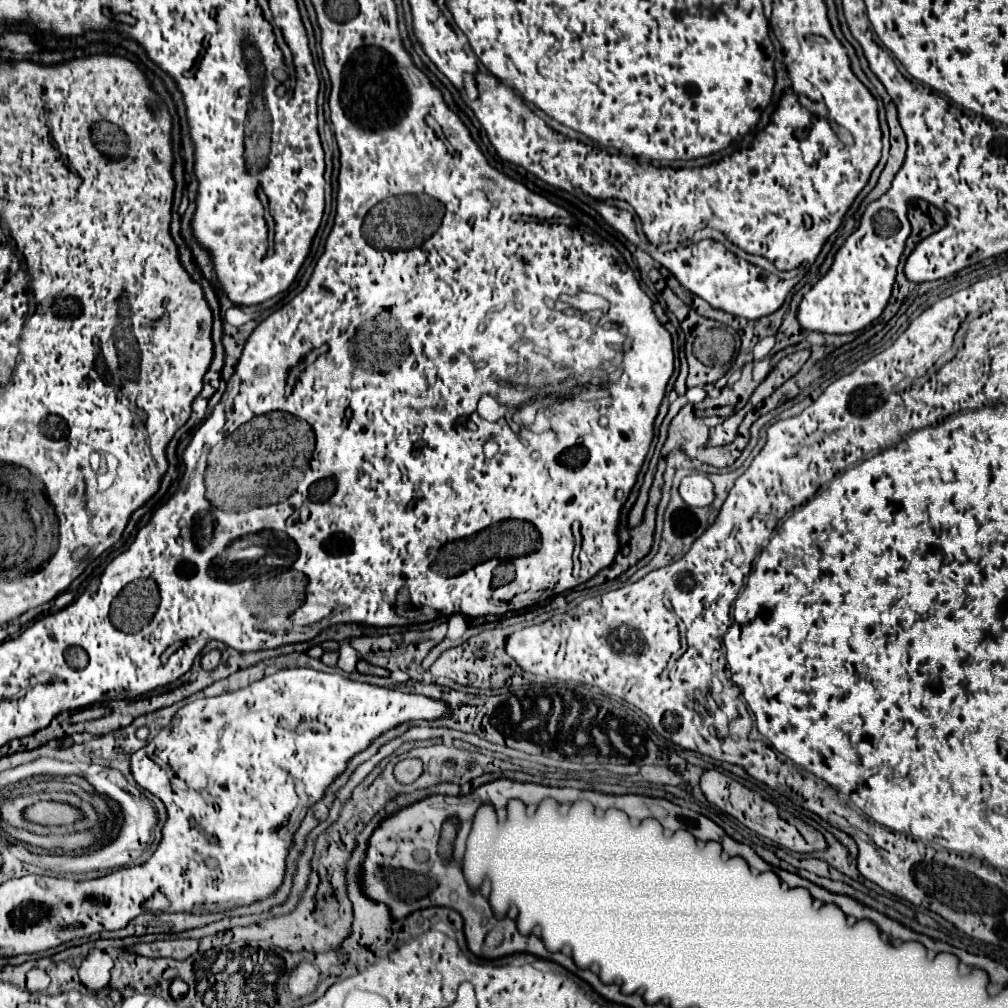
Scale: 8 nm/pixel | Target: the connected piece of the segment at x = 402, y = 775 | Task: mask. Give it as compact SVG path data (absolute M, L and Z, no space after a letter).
M402 760L396 768L394 768L394 776L400 784L412 784L422 770L422 762L420 760Z

